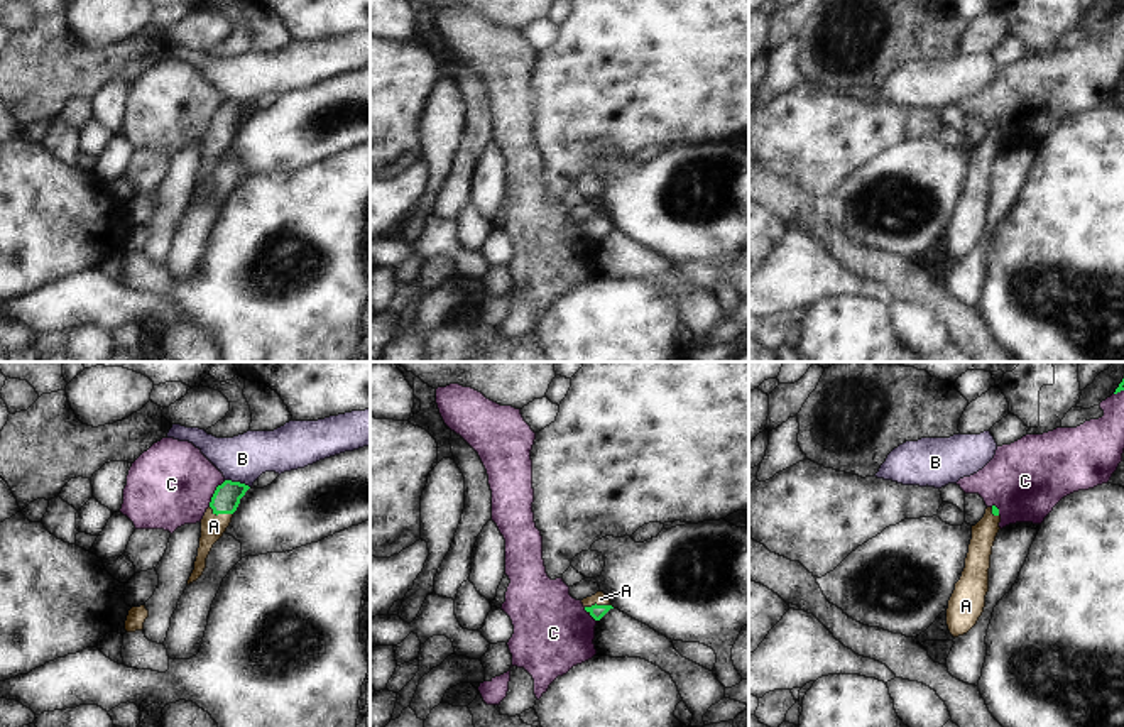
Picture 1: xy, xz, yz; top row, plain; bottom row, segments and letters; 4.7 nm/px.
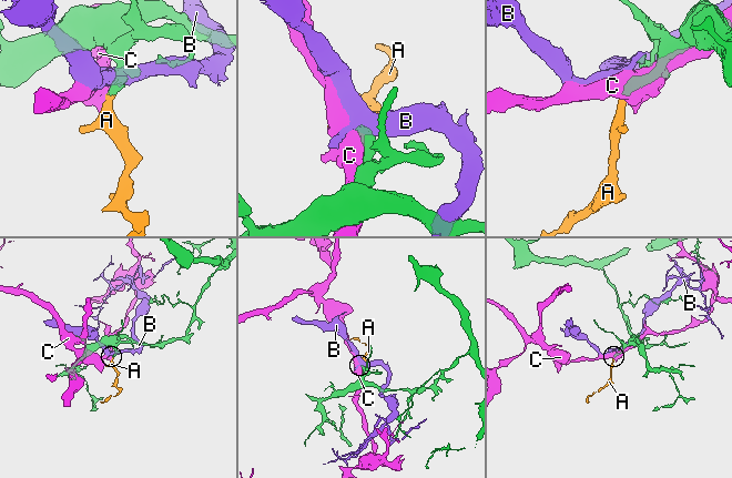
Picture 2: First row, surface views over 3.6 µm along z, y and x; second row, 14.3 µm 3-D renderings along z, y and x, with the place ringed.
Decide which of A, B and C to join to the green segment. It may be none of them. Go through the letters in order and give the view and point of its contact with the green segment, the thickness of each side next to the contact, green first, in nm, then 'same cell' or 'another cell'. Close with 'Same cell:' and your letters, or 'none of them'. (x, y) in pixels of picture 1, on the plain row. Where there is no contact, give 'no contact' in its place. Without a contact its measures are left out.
A: xy (220, 134) | 130/120 nm | same cell
B: xy (237, 103) | 130/220 nm | another cell
C: xy (215, 114) | 130/400 nm | another cell
Same cell: A

